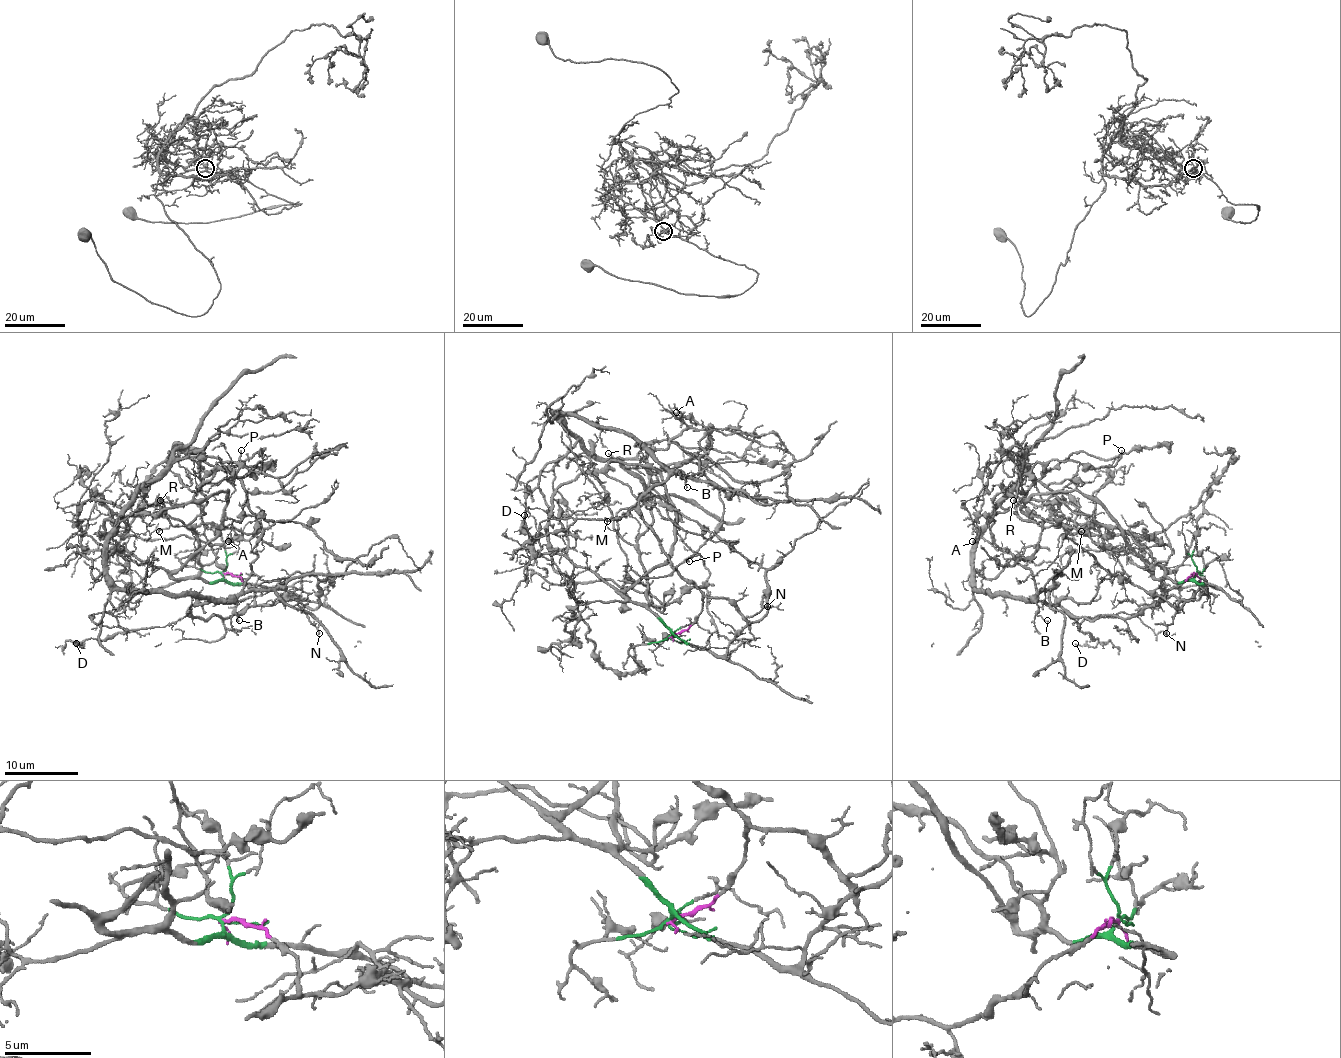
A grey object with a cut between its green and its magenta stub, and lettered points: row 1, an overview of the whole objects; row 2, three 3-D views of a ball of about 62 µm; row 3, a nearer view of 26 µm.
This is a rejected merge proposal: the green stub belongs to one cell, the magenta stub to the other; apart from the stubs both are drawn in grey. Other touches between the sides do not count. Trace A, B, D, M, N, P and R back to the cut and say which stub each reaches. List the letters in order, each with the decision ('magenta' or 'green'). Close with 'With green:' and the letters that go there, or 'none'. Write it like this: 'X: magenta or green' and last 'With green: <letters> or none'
A: green
B: magenta
D: magenta
M: green
N: magenta
P: green
R: green
With green: A, M, P, R

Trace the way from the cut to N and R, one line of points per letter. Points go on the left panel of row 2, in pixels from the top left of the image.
N: (222, 573), (237, 575), (253, 590), (257, 604), (275, 604), (292, 595), (320, 634)
R: (222, 573), (213, 582), (200, 575), (200, 542), (189, 525), (204, 512), (202, 483), (187, 503), (160, 499)

